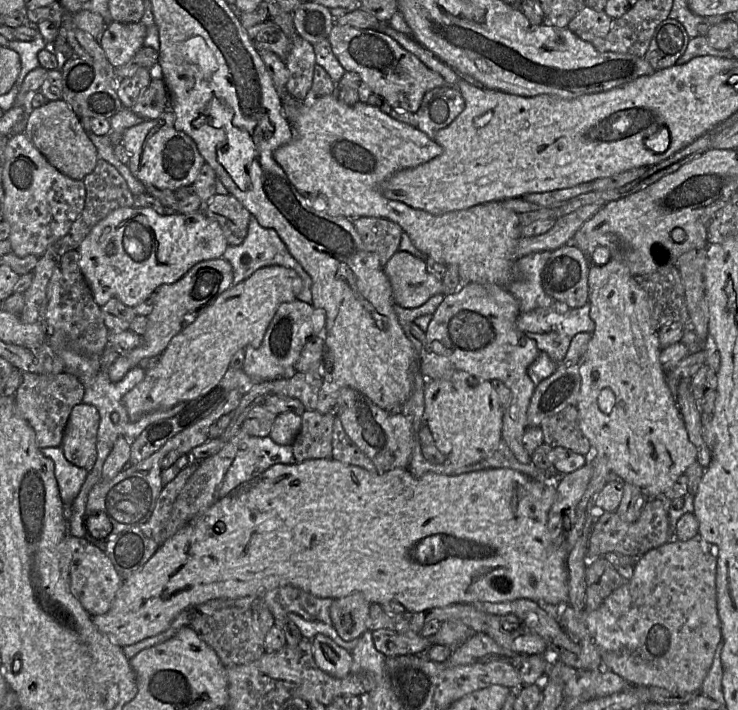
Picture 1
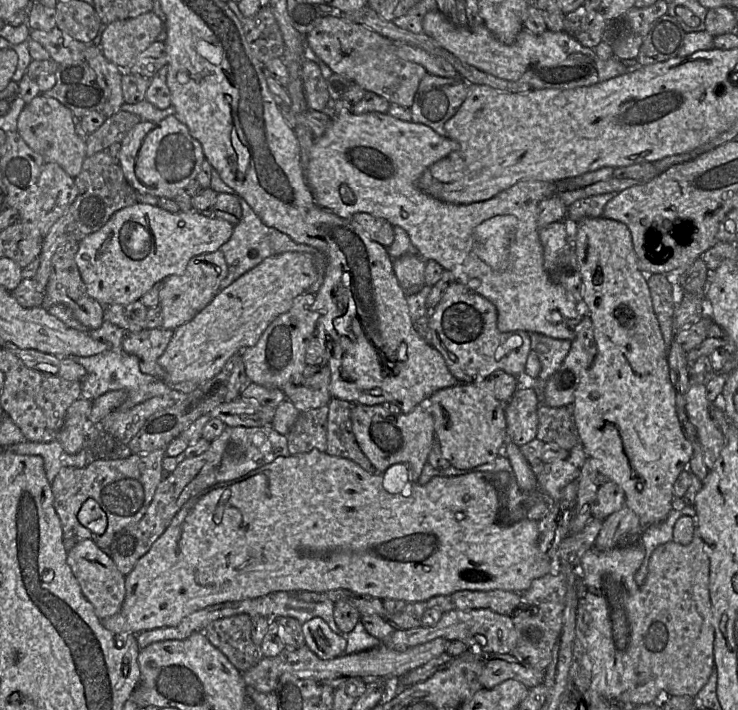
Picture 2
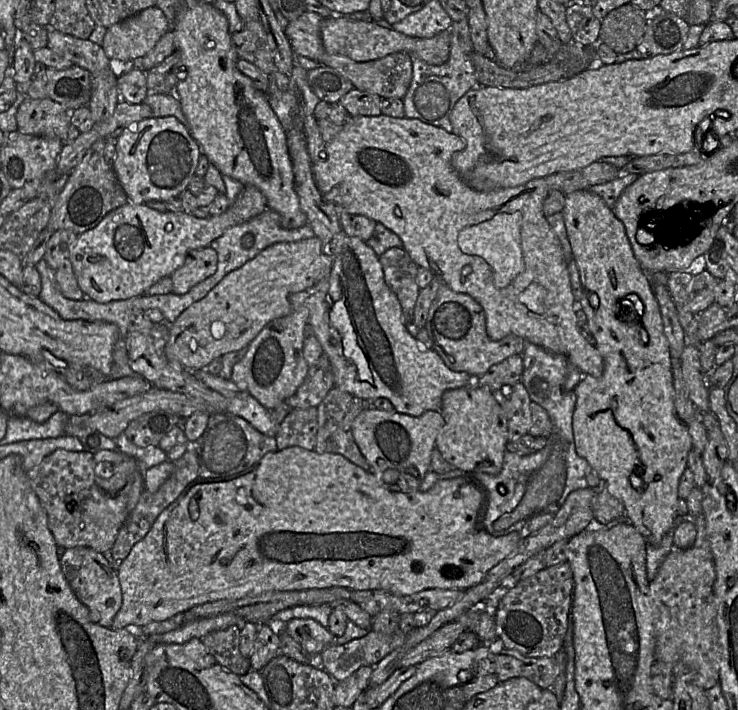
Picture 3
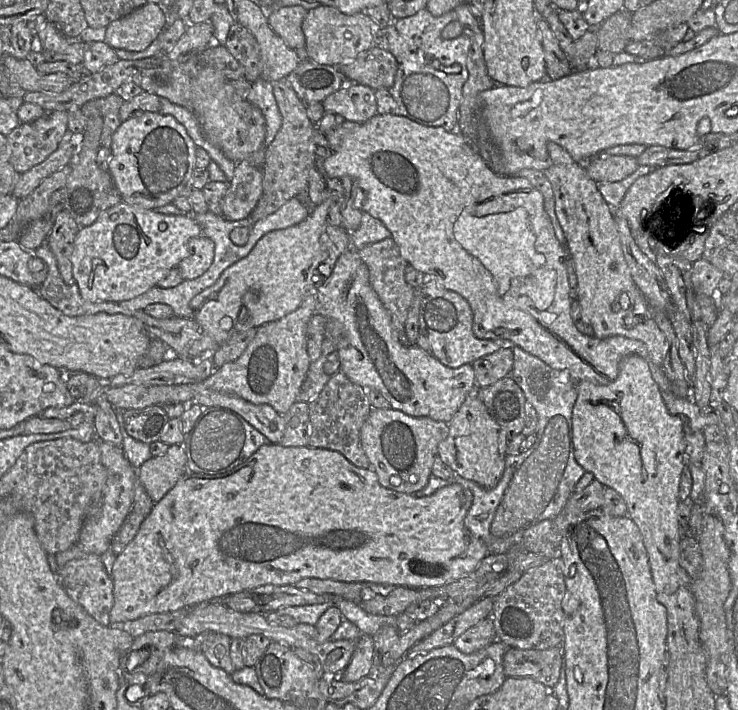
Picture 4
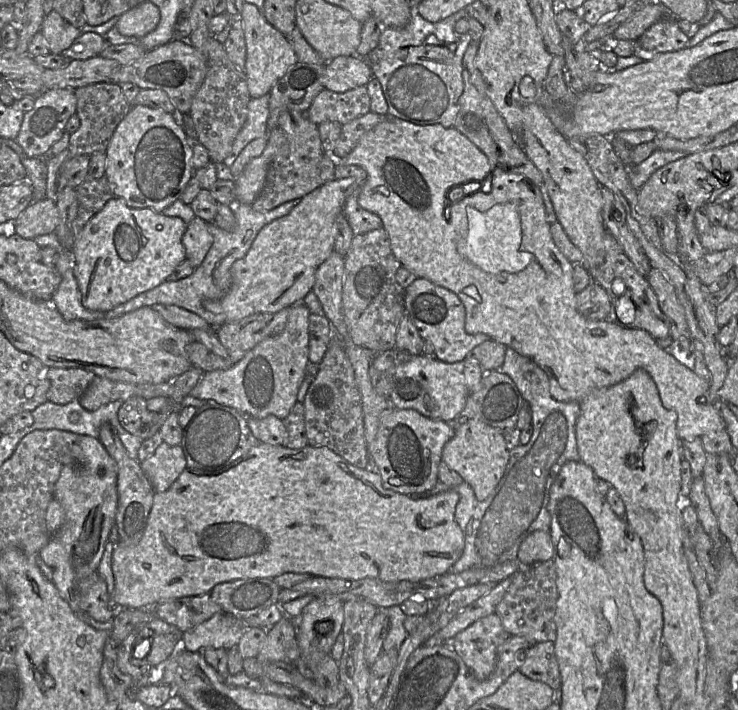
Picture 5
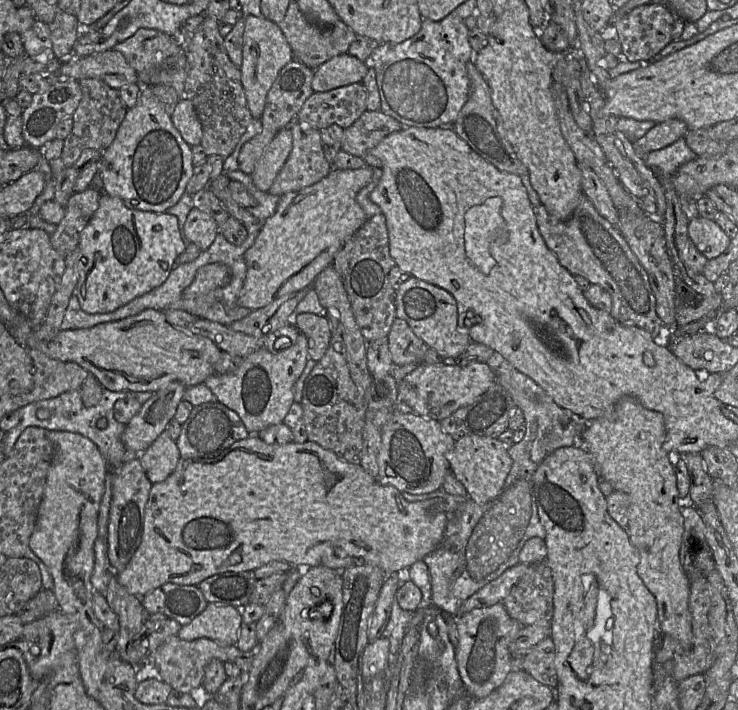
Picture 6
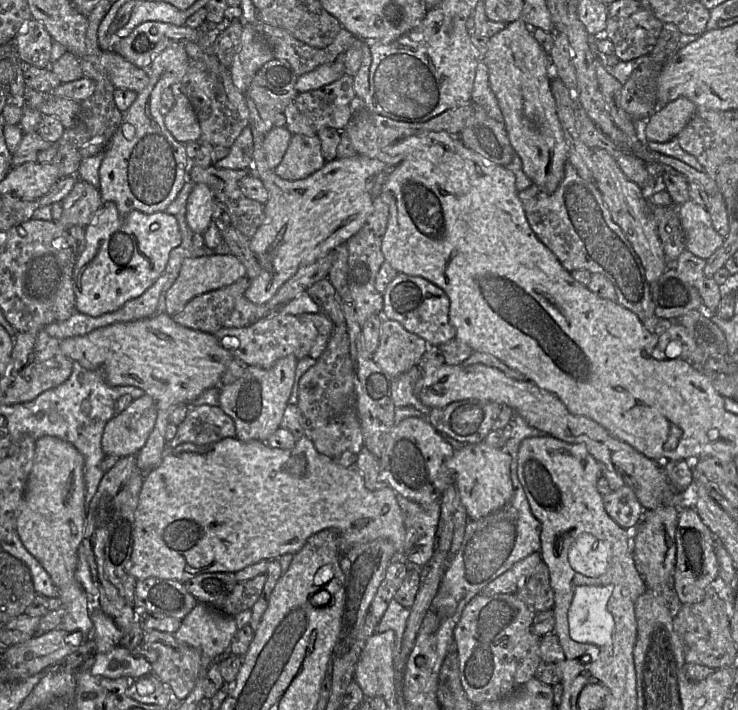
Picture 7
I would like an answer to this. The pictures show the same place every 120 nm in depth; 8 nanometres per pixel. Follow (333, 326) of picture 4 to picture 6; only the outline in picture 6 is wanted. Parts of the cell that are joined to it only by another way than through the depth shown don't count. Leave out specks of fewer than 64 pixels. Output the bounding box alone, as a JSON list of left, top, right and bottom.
[397,361,495,422]

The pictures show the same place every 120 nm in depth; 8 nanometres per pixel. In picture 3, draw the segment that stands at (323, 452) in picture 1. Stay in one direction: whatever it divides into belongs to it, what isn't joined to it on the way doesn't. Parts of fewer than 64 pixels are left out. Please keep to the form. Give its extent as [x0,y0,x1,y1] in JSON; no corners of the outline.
[276,407,317,451]

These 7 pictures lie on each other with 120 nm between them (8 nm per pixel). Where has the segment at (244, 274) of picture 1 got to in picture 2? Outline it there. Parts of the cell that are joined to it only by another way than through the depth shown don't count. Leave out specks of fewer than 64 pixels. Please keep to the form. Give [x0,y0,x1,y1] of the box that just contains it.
[218,198,326,291]

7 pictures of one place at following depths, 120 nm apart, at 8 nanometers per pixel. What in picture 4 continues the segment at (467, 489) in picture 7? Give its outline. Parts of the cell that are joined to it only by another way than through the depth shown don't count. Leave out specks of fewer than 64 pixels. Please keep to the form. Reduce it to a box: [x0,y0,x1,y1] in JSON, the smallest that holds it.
[438,390,507,489]

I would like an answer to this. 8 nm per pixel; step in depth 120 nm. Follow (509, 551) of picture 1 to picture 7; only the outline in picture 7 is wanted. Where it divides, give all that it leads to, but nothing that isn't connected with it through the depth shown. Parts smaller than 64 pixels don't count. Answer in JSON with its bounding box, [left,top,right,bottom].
[130,435,406,583]

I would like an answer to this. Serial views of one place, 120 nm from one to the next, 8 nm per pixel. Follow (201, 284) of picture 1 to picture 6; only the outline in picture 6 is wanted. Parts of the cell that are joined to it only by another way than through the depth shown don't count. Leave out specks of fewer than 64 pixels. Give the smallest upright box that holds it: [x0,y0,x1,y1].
[184,207,219,251]

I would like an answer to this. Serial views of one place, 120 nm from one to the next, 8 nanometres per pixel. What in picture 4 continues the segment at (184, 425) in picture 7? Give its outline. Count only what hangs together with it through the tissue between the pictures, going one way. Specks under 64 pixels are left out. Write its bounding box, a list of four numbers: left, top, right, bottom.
[182,407,269,479]

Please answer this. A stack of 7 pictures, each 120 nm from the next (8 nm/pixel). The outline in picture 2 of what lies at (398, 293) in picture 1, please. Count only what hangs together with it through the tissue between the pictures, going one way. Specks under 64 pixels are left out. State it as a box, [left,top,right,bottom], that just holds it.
[393,254,426,295]

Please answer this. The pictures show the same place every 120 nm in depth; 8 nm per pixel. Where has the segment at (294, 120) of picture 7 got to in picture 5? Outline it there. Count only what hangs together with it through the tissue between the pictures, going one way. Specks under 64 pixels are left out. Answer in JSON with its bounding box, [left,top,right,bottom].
[306,86,370,125]

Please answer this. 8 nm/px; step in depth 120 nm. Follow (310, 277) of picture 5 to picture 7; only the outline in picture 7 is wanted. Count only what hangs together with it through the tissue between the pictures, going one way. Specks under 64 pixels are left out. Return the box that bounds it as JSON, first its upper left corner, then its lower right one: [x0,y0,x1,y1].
[244,98,394,305]

